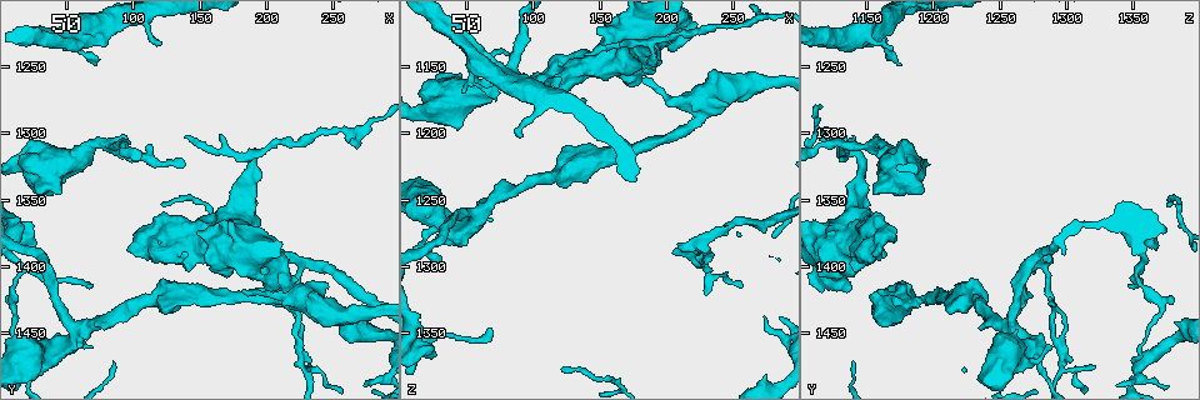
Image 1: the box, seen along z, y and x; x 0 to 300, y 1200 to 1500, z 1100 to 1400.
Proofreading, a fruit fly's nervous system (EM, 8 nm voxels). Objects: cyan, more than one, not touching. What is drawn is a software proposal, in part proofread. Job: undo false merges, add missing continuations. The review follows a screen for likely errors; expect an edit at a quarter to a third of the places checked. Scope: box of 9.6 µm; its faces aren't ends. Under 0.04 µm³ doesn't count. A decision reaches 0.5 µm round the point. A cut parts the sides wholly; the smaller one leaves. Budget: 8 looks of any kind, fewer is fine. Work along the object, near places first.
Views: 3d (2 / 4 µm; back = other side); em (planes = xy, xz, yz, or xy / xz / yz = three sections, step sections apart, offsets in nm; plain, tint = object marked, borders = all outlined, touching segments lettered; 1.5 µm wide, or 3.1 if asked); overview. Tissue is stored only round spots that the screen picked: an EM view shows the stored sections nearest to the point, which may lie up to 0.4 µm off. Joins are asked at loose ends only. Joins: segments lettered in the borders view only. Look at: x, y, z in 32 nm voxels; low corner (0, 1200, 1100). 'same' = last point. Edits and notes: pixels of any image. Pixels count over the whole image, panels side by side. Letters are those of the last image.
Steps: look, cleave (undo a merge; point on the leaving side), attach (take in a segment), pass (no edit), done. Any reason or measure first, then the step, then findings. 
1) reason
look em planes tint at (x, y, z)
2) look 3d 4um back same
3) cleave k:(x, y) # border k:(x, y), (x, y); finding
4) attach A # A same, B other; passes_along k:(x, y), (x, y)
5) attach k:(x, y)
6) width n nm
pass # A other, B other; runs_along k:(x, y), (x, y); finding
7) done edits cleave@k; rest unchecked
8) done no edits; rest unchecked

two arms in line, one across
look 3d 4um back at (228, 1426, 1182)

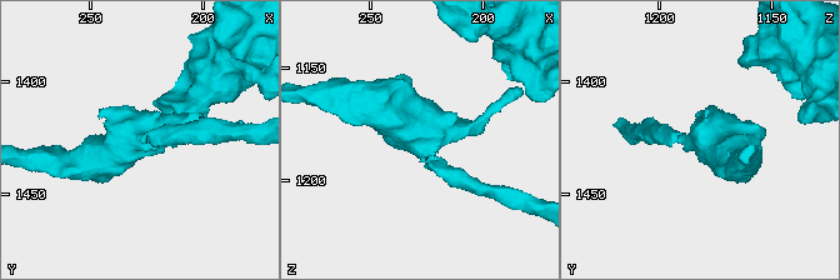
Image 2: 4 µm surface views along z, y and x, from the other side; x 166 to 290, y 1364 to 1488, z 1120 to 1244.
shape alone is not enough
look em xy step 8 borders at (227, 1426, 1182)

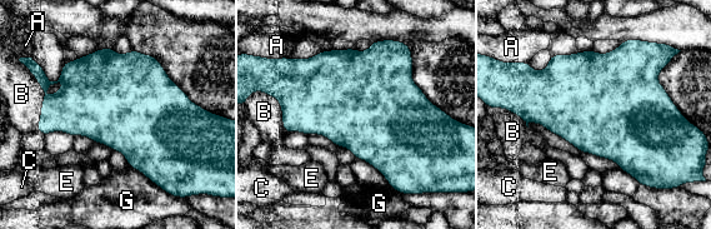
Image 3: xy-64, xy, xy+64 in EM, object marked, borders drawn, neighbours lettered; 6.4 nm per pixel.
look em planes borders same

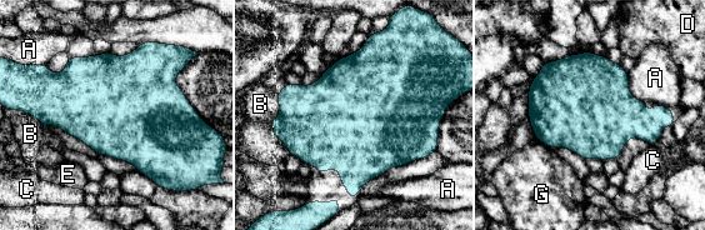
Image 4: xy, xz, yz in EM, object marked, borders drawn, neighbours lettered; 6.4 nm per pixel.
pass # A other, B other, C other, D other, E other, G other; border 4:(626, 73), (629, 91), (645, 103); all the same cell

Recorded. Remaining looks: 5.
an open end
look em yz step 8 tint at (210, 1388, 1286)

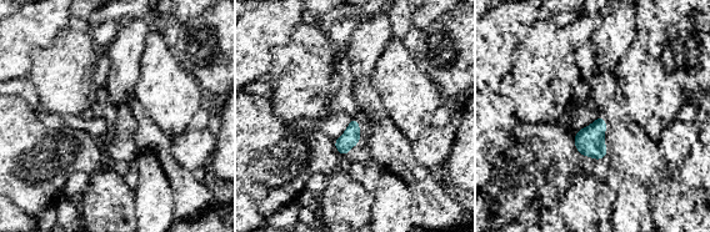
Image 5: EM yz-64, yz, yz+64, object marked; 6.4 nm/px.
what lies round it
look em yz step 8 borders same

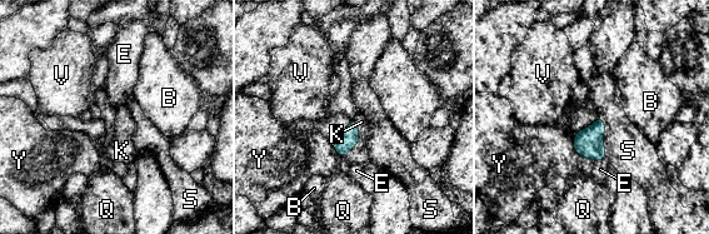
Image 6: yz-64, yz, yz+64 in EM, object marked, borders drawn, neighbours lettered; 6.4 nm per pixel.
width 120 nm
attach K # B other, E other, K same, Q other, S other, V other, Y other; it goes on there

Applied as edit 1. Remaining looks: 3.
redraw
look overview

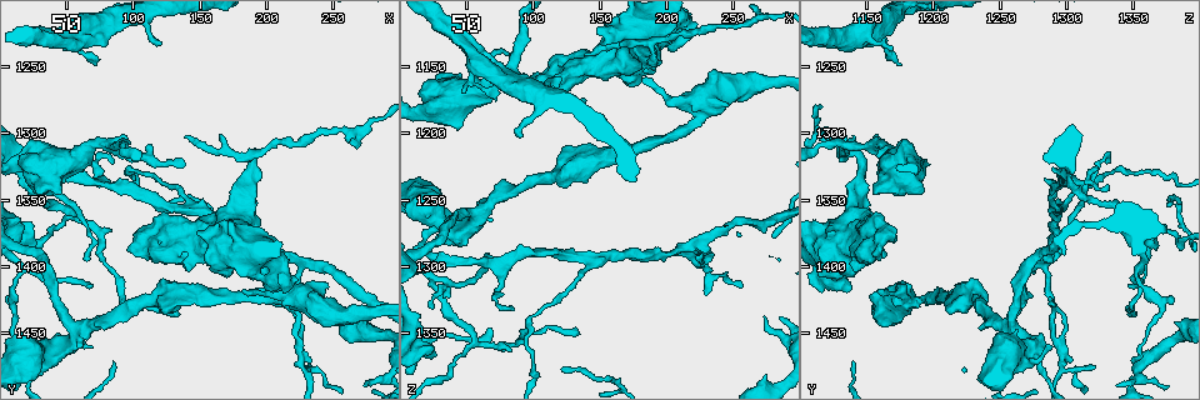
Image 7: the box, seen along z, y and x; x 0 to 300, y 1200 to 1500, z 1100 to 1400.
sharp bend
look em xy step 8 tint at (188, 1316, 1136)

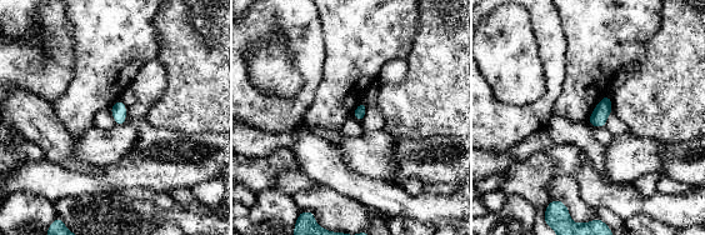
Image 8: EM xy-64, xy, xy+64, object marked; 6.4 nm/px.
look em planes borders same

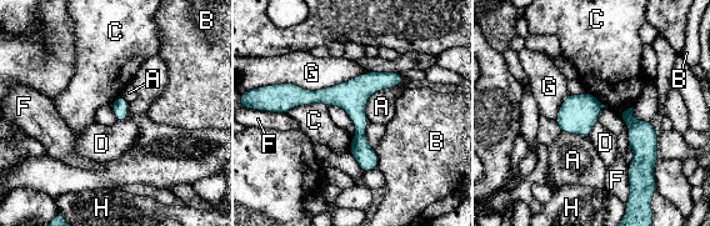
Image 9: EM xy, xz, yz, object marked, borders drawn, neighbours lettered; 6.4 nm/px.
pass # A other, B other, C other, D other, F other, G other, H other; border 9:(598, 121), (589, 136); one cell here

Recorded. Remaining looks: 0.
done edits attach@6; rest unchecked

